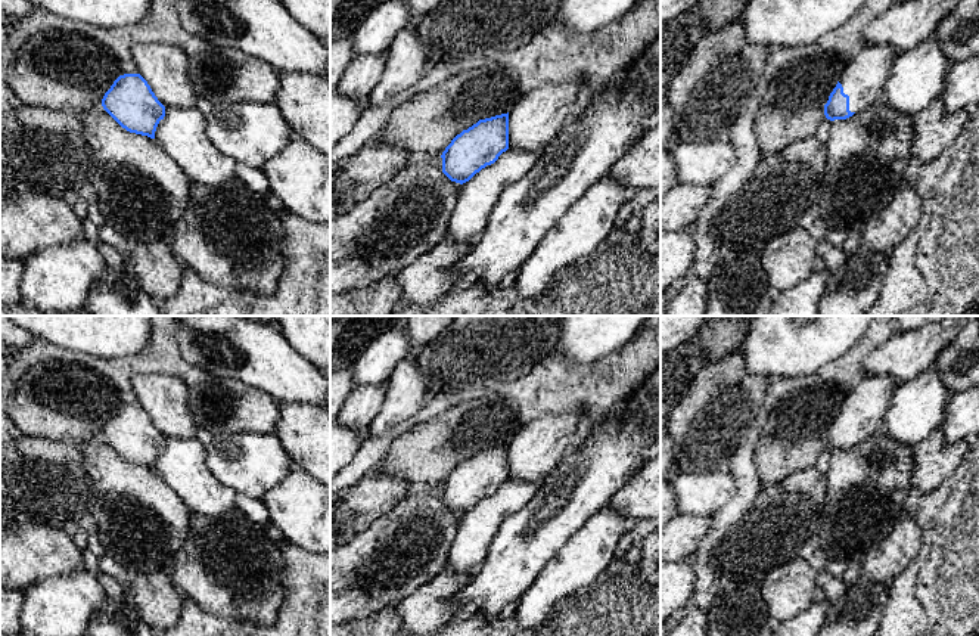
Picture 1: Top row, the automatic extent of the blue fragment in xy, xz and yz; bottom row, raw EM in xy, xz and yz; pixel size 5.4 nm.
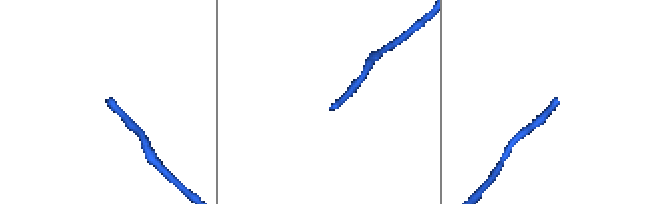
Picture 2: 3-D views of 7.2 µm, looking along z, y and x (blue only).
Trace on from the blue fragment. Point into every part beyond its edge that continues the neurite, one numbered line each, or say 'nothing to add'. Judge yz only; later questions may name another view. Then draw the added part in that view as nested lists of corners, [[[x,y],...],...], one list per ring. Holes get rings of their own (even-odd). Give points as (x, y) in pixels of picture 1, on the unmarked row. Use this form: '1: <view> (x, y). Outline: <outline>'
1: yz (863, 410). Outline: [[[867,375],[845,398],[839,413],[849,426],[849,441],[860,443],[880,431],[898,387],[889,375]]]

